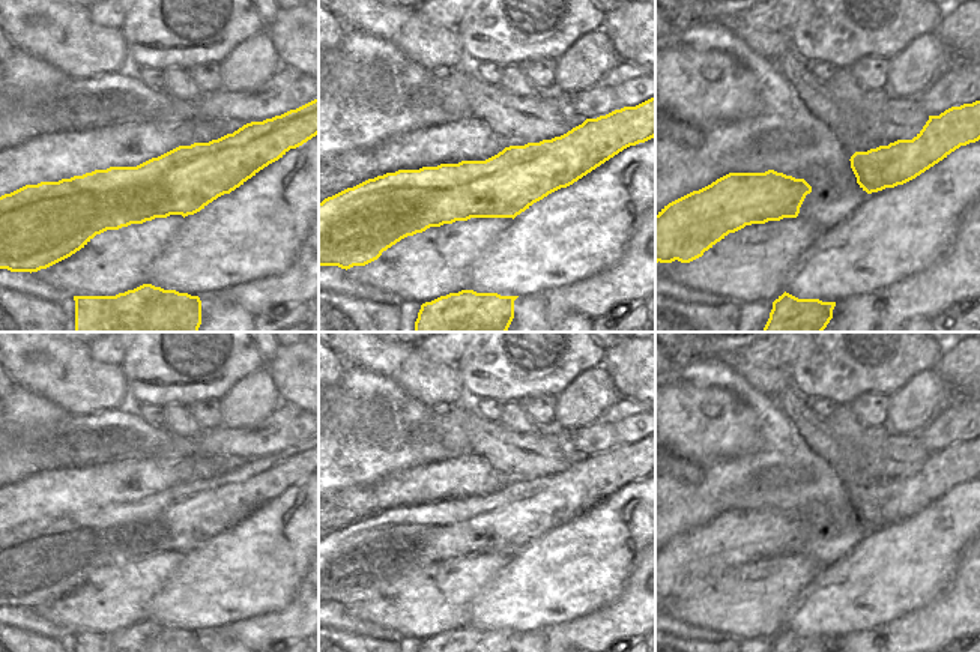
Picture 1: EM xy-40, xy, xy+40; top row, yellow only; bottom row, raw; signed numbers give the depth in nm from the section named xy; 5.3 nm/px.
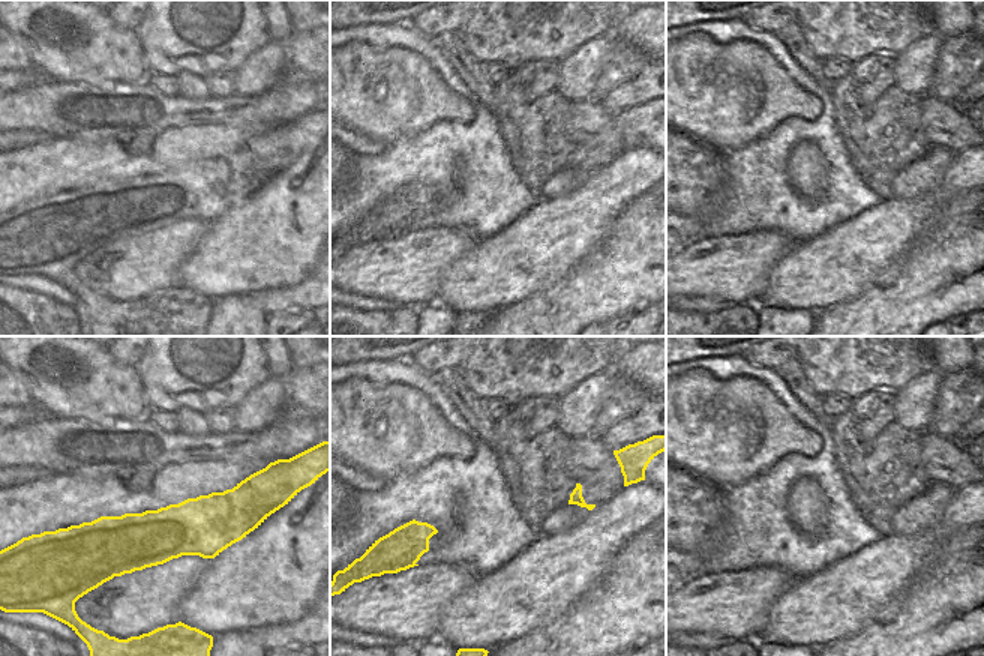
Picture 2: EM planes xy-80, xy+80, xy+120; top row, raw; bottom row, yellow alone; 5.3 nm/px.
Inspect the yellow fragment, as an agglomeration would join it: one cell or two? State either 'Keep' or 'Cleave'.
Cleave.

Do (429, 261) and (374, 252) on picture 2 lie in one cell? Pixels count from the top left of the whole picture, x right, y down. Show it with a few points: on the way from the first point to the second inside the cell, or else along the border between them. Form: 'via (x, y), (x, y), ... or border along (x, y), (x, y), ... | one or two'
via (416, 261), (387, 261) | one

